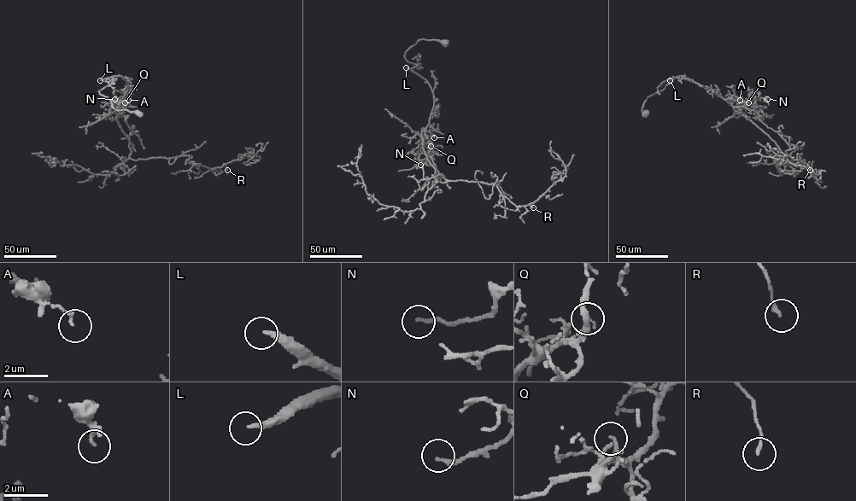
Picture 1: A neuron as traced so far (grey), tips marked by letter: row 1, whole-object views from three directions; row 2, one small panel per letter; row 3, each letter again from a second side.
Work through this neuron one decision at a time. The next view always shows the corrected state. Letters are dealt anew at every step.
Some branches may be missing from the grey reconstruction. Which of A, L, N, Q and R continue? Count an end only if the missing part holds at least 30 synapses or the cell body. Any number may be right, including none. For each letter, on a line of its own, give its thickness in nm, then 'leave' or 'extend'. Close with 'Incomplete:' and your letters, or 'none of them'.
A: 150 nm thick; leave
L: 220 nm thick; extend
N: 170 nm thick; leave
Q: 140 nm thick; leave
R: 150 nm thick; leave
Incomplete: L

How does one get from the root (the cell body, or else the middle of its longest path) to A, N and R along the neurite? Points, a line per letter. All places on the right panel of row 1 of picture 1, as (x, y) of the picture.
A: (645, 114), (642, 110), (647, 97), (663, 90), (679, 76), (698, 83), (730, 104), (735, 96), (740, 100)
N: (645, 114), (642, 110), (647, 97), (679, 76), (715, 92), (733, 107), (753, 110), (759, 96), (767, 99)
R: (645, 114), (648, 96), (684, 76), (750, 119), (784, 160), (787, 155), (810, 170)

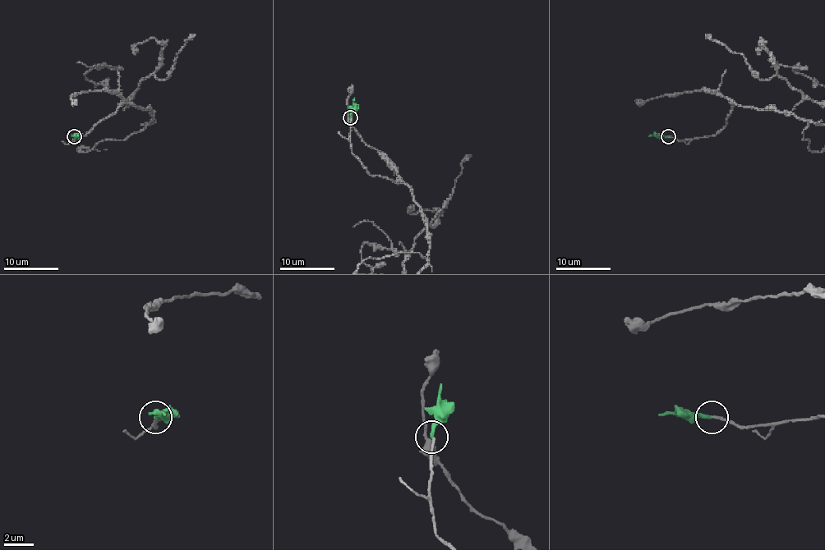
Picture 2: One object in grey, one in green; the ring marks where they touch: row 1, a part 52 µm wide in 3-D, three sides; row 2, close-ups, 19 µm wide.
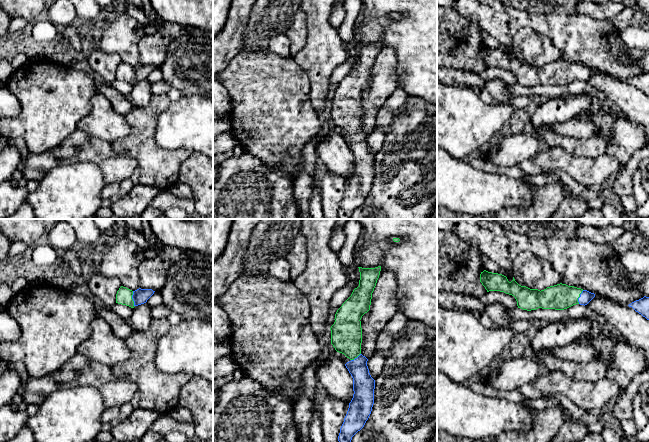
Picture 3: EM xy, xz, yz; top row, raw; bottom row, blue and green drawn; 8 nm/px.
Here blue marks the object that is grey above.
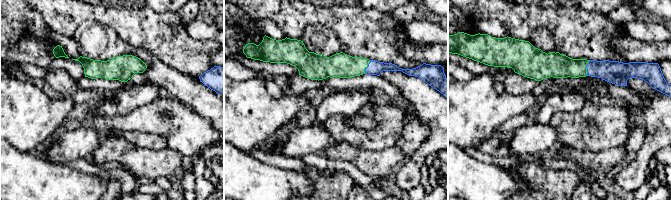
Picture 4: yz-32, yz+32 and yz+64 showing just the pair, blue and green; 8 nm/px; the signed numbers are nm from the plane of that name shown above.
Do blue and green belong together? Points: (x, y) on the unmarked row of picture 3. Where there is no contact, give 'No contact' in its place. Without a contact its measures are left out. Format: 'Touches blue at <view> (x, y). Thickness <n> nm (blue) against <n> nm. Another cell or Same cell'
Touches blue at xy (132, 74). Thickness 130 nm (blue) against 130 nm. Same cell

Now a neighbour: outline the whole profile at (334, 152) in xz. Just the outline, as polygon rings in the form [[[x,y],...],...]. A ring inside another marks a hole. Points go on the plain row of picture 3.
[[[331,120],[329,129],[325,132],[324,140],[317,146],[317,155],[329,171],[349,180],[354,170],[353,154],[336,129],[337,127]]]

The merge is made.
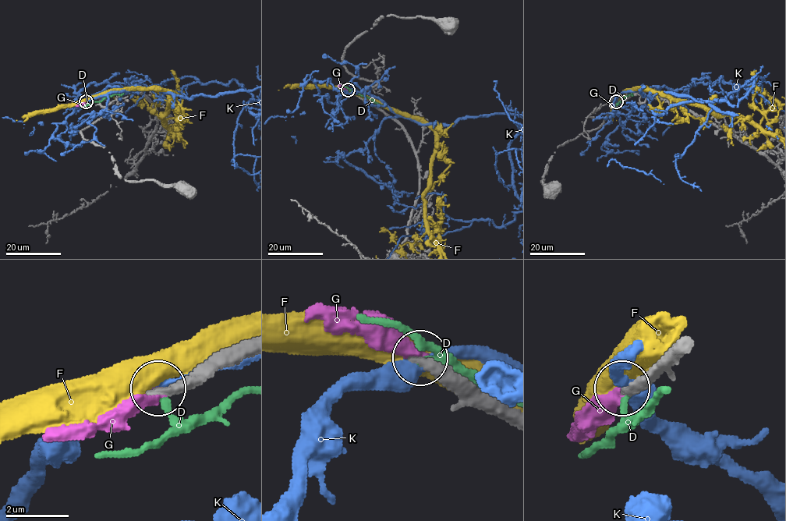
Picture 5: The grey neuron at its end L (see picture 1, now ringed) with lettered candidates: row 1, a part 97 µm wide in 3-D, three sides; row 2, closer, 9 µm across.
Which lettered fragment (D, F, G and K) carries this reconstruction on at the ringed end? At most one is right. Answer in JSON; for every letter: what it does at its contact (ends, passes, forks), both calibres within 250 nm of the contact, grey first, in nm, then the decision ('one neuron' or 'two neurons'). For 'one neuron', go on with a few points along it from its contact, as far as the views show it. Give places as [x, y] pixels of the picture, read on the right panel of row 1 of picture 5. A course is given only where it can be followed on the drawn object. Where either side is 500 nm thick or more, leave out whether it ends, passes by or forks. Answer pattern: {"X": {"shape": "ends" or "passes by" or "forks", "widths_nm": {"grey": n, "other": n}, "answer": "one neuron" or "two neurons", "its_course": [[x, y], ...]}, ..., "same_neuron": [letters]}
{"D": {"shape": "ends", "widths_nm": {"grey": 360, "other": 200}, "answer": "two neurons"}, "F": {"widths_nm": {"grey": 280, "other": 600}, "answer": "two neurons"}, "G": {"shape": "ends", "widths_nm": {"grey": 360, "other": 400}, "answer": "one neuron"}, "K": {"shape": "passes by", "widths_nm": {"grey": 420, "other": 420}, "answer": "two neurons"}, "same_neuron": ["G"]}

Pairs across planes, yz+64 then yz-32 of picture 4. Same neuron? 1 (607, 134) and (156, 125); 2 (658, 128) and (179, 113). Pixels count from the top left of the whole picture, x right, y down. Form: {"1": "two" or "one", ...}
{"1": "two", "2": "two"}

